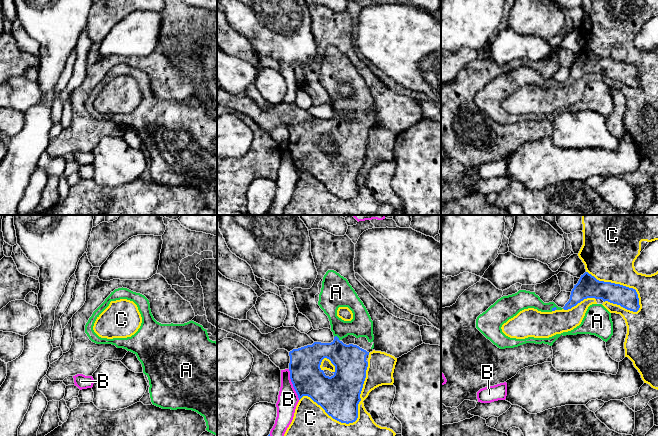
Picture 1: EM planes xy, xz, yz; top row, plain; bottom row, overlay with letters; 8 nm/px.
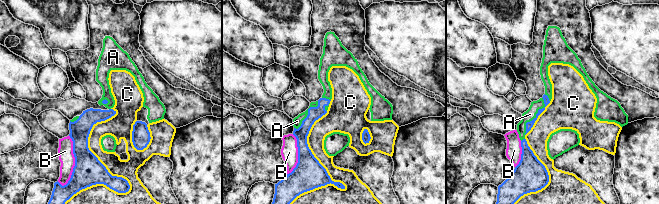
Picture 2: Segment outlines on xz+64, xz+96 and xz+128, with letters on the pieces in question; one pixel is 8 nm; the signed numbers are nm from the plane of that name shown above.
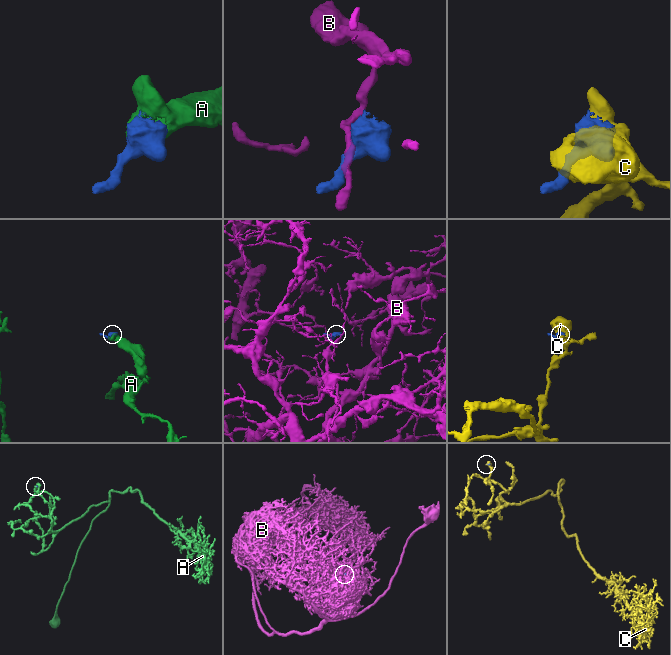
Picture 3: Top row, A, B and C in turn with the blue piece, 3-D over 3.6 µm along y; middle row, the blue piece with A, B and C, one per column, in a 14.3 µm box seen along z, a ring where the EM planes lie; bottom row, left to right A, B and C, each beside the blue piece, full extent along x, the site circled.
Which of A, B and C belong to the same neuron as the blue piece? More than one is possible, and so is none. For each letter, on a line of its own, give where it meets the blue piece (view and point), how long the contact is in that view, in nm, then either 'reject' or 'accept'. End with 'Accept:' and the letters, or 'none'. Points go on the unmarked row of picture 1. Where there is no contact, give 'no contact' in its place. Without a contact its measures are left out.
A: xz (338, 114) | 60 nm | accept
B: xz (292, 159) | 260 nm | reject
C: xz (356, 195) | 650 nm | reject
Accept: A

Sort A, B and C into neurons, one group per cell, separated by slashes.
A / B / C

